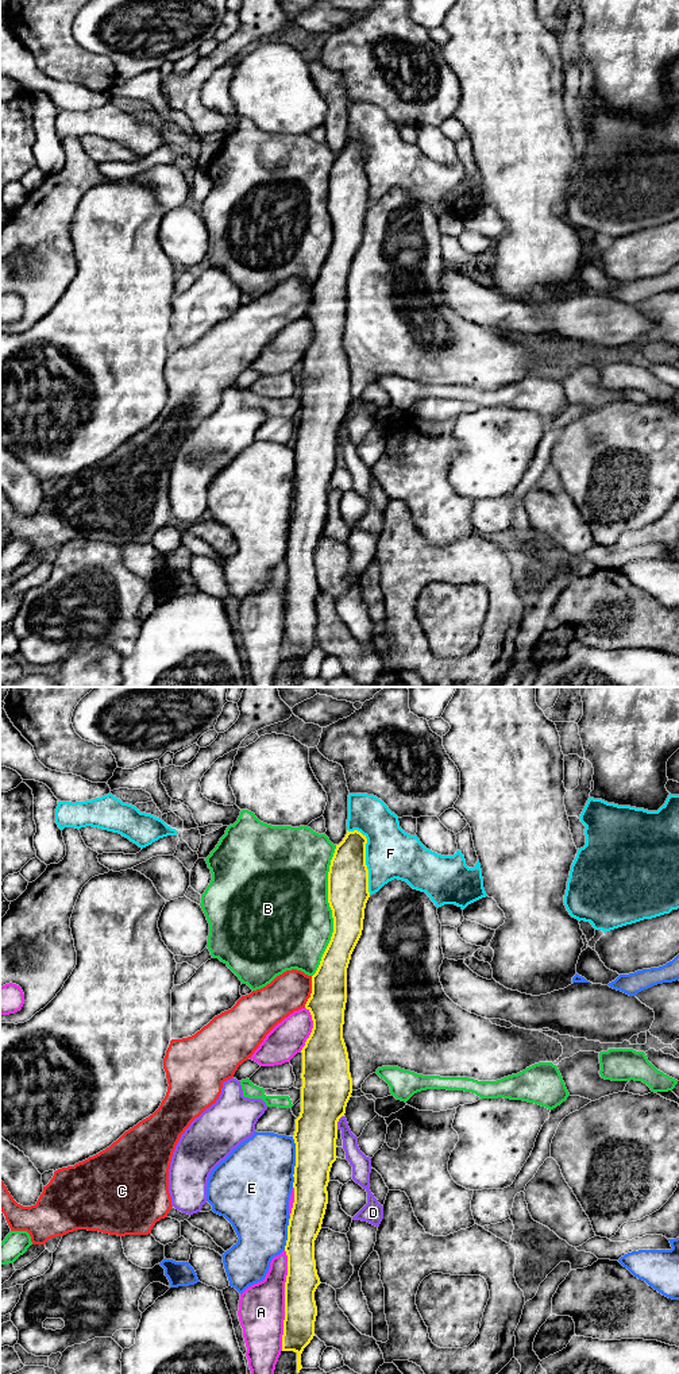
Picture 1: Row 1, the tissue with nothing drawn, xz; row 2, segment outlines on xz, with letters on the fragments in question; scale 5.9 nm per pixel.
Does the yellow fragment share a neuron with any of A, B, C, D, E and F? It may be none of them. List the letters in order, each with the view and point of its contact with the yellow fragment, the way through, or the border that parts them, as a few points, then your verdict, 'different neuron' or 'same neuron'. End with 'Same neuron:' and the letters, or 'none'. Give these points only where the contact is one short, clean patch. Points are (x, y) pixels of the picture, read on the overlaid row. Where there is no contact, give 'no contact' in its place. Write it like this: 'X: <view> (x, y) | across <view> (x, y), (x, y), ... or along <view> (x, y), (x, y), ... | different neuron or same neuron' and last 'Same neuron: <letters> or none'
A: xz (285, 1300) | different neuron
B: xz (332, 911) | different neuron
C: xz (312, 992) | same neuron
D: xz (338, 1120) | along xz (343, 1115), (336, 1129) | different neuron
E: xz (296, 1162) | different neuron
F: xz (365, 857) | different neuron
Same neuron: C

